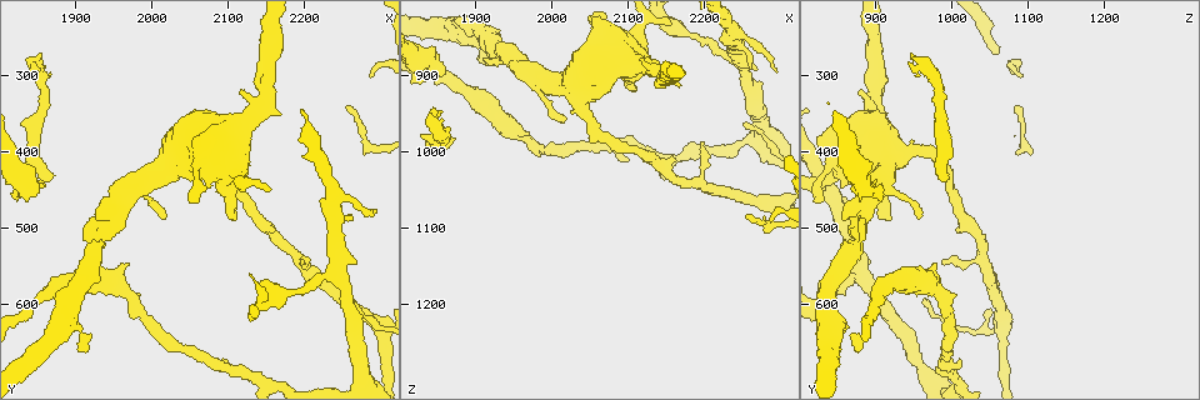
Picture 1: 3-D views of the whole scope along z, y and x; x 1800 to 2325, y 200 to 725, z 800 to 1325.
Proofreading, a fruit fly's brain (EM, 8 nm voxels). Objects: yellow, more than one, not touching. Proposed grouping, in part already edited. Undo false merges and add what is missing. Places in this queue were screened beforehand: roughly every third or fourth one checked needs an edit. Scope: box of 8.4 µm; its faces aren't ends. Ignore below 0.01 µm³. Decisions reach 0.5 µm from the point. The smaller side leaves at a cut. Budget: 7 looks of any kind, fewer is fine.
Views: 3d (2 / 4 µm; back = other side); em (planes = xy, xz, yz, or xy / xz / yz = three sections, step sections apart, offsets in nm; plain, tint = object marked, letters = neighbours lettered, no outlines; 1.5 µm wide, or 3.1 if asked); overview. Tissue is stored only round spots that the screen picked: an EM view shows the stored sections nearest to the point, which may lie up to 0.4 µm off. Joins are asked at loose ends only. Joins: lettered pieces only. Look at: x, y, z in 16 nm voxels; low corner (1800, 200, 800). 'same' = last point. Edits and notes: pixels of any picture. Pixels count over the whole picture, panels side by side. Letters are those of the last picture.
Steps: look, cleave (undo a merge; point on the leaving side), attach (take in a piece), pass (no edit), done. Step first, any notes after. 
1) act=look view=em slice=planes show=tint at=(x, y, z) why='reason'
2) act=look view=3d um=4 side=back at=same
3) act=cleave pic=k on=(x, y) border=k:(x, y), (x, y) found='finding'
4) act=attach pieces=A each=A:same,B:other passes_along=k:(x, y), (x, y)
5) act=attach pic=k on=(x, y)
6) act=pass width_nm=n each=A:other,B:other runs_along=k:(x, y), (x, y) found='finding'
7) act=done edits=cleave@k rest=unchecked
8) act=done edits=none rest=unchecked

act=look view=3d um=4 at=(1835, 445, 885) why='sharp bend'

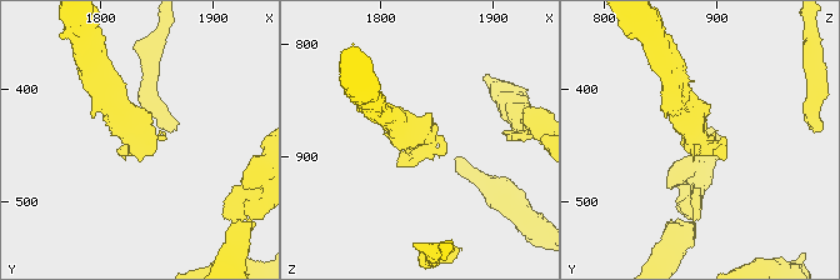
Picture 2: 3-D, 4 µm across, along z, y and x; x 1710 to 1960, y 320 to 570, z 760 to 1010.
act=look view=em slice=xz step=4 show=tint at=(1836, 442, 880)

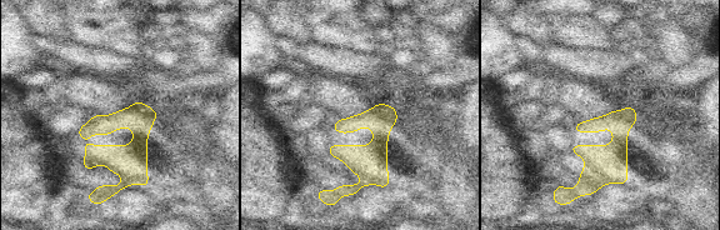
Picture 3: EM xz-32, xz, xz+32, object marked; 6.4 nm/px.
act=look view=em slice=planes show=letters at=same why='another direction'

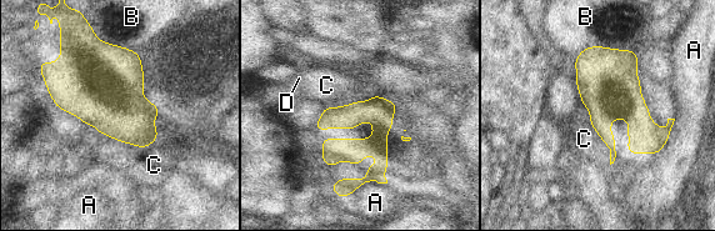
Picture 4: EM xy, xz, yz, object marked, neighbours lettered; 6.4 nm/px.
act=pass each=A:other,B:other,C:other,D:other runs_along=4:(378, 99), (380, 166), (340, 192) found='all the same cell'

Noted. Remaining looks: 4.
act=look view=em slice=planes show=letters at=(2015, 485, 955) why='tapers out'

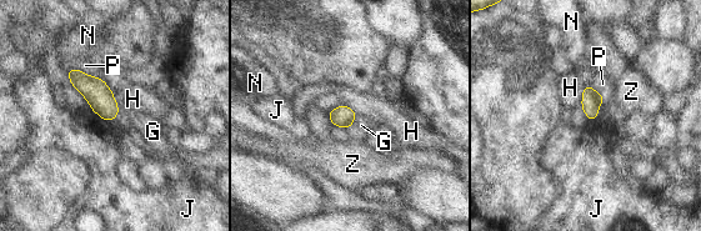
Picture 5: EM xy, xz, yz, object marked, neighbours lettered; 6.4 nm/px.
act=pass longest_contact=P:240nm each=G:other,H:other,J:other,N:other,P:other,Z:other border=5:(584, 85), (580, 105) found='none of them fits'

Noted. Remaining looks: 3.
act=look view=em slice=yz step=8 show=letters at=(1925, 515, 875) why='thin neck'

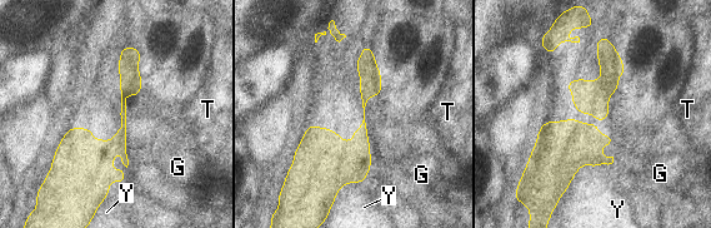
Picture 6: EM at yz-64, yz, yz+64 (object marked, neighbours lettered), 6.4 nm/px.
act=pass width_nm=90 each=G:other,T:other,Y:other border=6:(126, 170), (121, 184) found='all the same cell'

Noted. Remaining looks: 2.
act=done edits=none rest=unchecked

